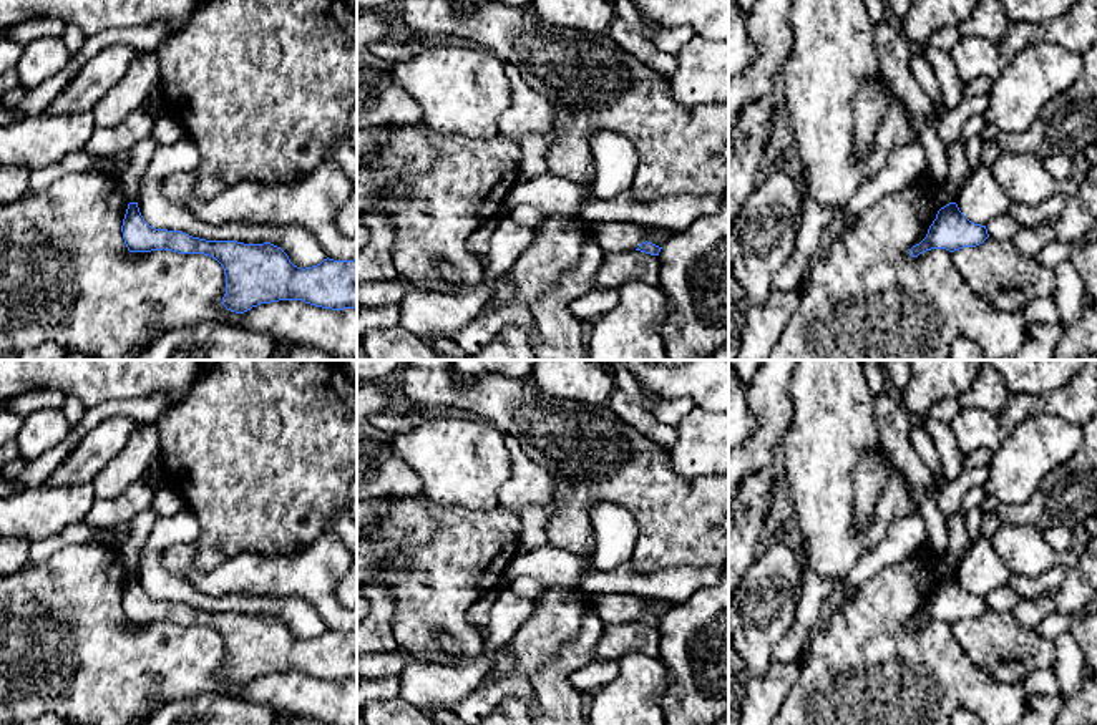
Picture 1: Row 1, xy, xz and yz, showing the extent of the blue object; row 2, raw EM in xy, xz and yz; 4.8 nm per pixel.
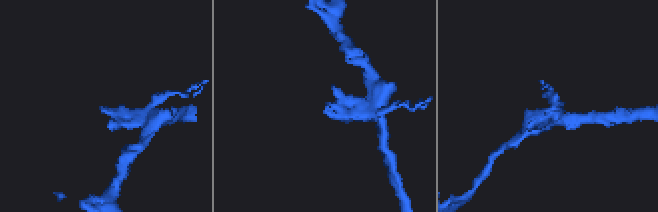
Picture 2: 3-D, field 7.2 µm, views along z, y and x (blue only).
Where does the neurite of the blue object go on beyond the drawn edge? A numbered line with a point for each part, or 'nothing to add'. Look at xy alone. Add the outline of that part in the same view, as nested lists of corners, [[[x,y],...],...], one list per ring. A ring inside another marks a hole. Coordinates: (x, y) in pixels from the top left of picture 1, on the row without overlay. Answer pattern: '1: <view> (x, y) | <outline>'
nothing to add

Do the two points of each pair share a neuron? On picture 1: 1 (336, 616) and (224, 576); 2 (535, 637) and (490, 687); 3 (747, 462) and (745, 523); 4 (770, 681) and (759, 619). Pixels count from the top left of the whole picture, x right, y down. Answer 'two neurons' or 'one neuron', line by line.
1: one neuron
2: one neuron
3: two neurons
4: two neurons

